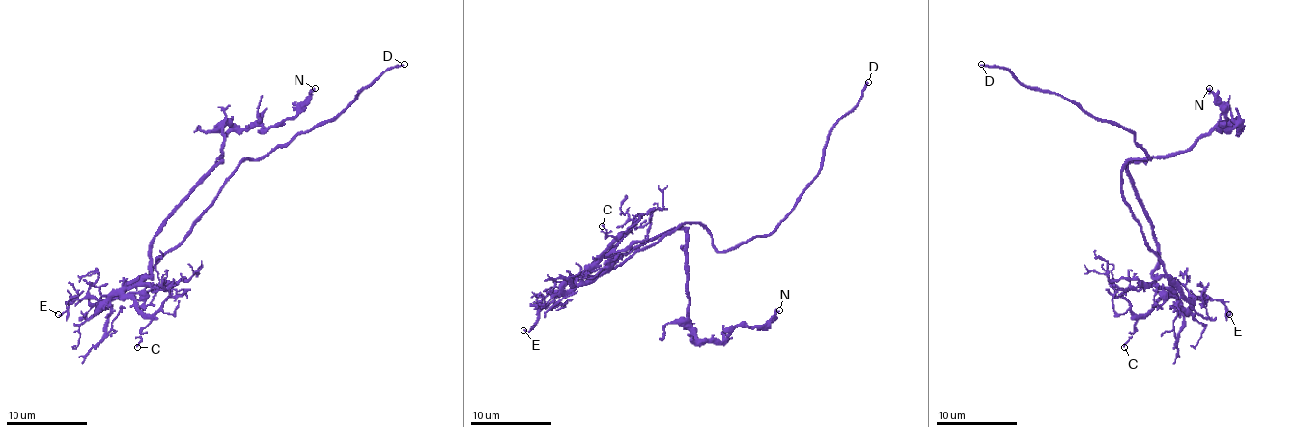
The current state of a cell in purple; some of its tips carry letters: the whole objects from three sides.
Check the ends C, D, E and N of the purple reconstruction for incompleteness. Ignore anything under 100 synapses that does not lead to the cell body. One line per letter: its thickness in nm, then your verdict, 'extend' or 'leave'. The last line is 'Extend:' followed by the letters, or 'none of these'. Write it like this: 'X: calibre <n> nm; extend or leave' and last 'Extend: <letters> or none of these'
C: calibre 80 nm; leave
D: calibre 140 nm; extend
E: calibre 90 nm; leave
N: calibre 200 nm; leave
Extend: D

